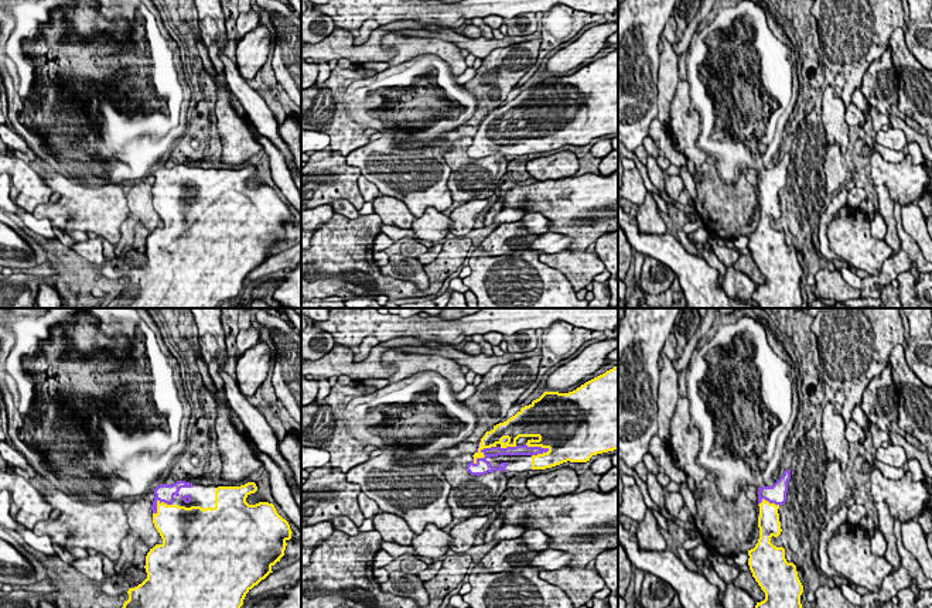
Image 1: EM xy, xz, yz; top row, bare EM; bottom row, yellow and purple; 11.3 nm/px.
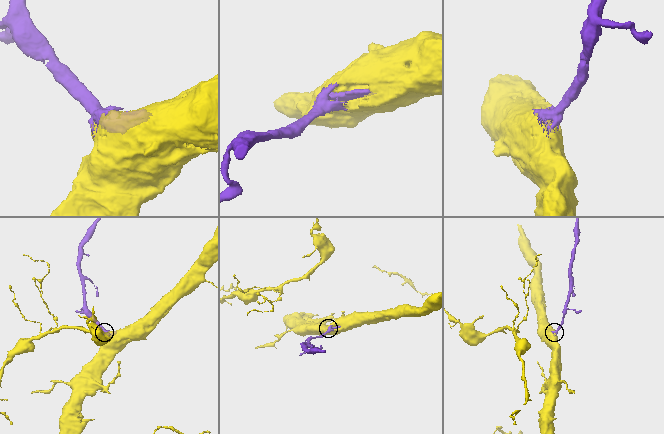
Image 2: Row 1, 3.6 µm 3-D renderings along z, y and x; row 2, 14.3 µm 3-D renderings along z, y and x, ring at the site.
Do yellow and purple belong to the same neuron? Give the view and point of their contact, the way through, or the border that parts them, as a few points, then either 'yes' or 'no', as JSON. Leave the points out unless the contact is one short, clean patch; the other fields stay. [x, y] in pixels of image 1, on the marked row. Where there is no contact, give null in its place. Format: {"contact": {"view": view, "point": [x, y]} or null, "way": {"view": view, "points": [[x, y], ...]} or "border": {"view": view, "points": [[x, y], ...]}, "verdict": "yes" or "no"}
{"contact": {"view": "xz", "point": [482, 453]}, "verdict": "yes"}

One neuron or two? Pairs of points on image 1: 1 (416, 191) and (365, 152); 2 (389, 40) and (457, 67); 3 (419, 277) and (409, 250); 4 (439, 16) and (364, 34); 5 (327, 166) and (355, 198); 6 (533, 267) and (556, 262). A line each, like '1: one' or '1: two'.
1: one
2: one
3: two
4: two
5: one
6: two

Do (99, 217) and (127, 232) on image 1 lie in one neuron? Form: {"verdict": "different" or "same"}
{"verdict": "different"}

